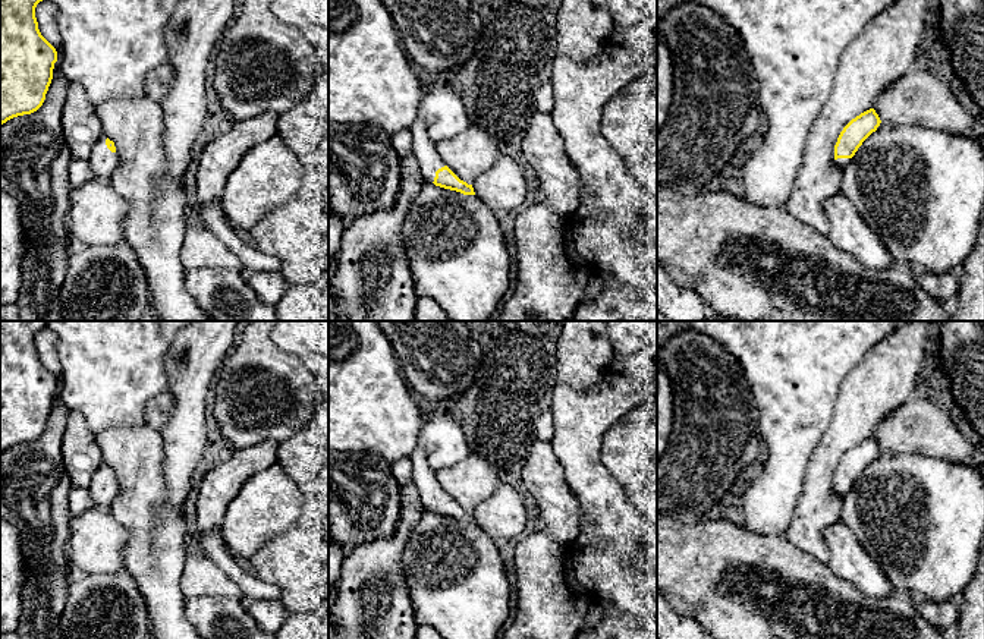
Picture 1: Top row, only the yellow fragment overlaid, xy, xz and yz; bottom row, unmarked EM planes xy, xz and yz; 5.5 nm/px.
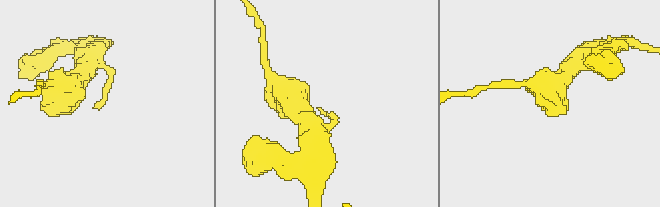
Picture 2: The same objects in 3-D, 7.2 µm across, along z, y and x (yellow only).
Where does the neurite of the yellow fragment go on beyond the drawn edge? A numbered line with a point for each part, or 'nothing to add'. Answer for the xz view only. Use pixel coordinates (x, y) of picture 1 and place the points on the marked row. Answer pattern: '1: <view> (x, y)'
1: xz (424, 150)

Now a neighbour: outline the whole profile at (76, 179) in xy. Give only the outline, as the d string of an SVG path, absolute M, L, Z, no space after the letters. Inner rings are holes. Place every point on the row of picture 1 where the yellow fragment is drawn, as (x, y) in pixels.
M72 158L69 164L69 180L73 188L78 188L87 182L95 179L89 163L87 160Z

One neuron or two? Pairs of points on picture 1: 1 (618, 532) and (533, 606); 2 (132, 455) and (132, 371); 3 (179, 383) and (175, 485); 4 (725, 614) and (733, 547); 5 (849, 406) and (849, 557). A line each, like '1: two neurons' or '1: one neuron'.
1: two neurons
2: two neurons
3: one neuron
4: one neuron
5: two neurons

